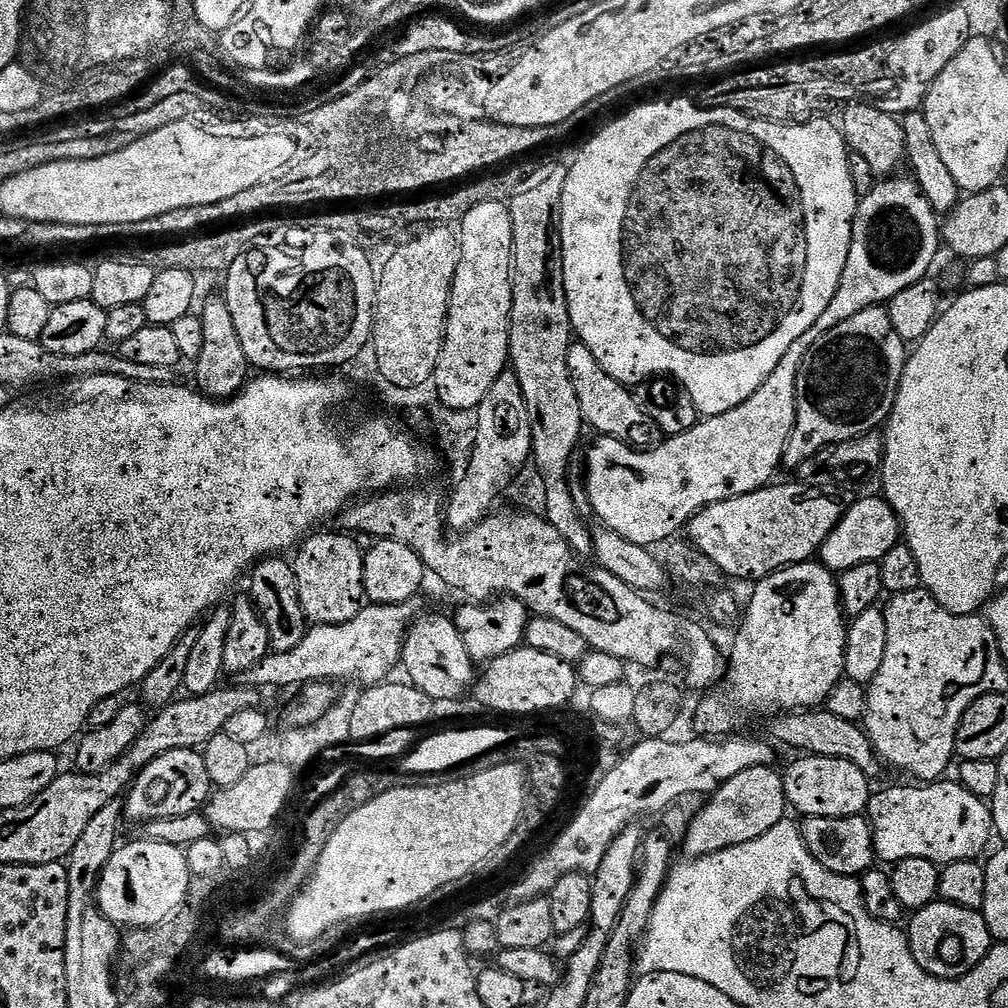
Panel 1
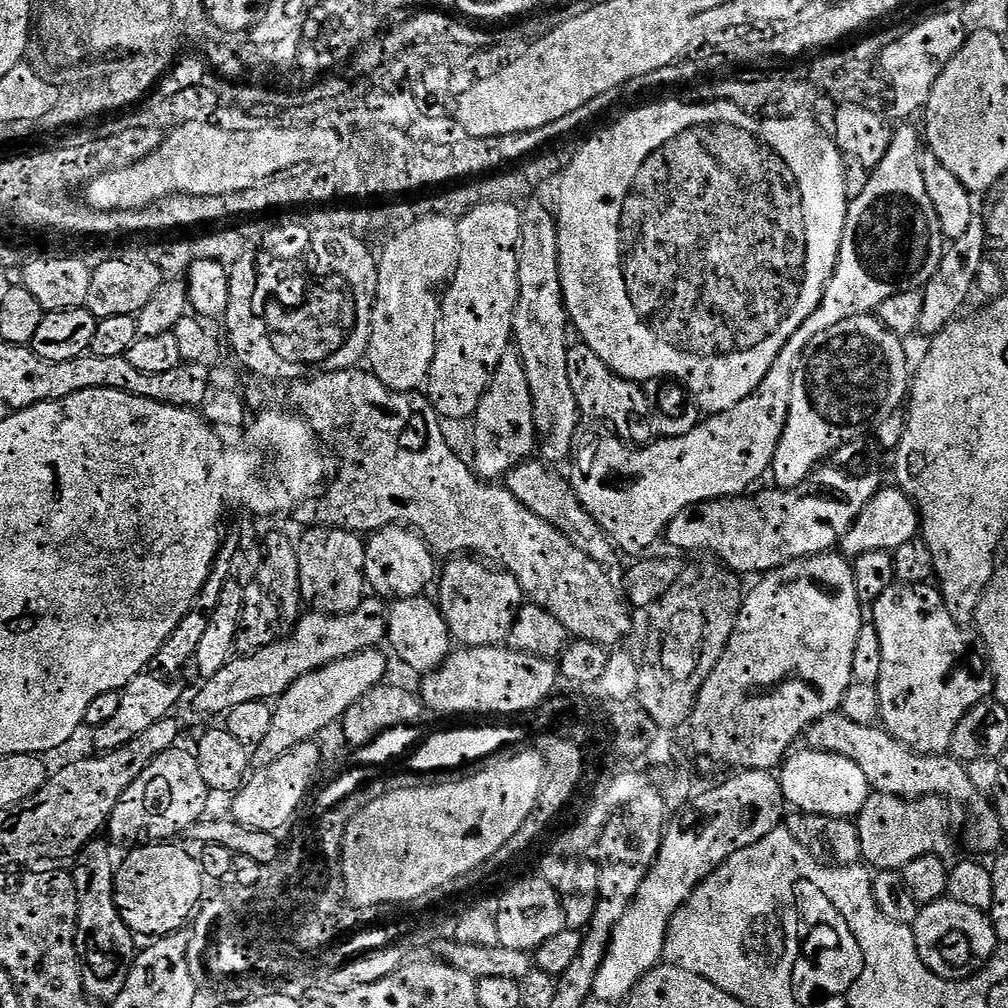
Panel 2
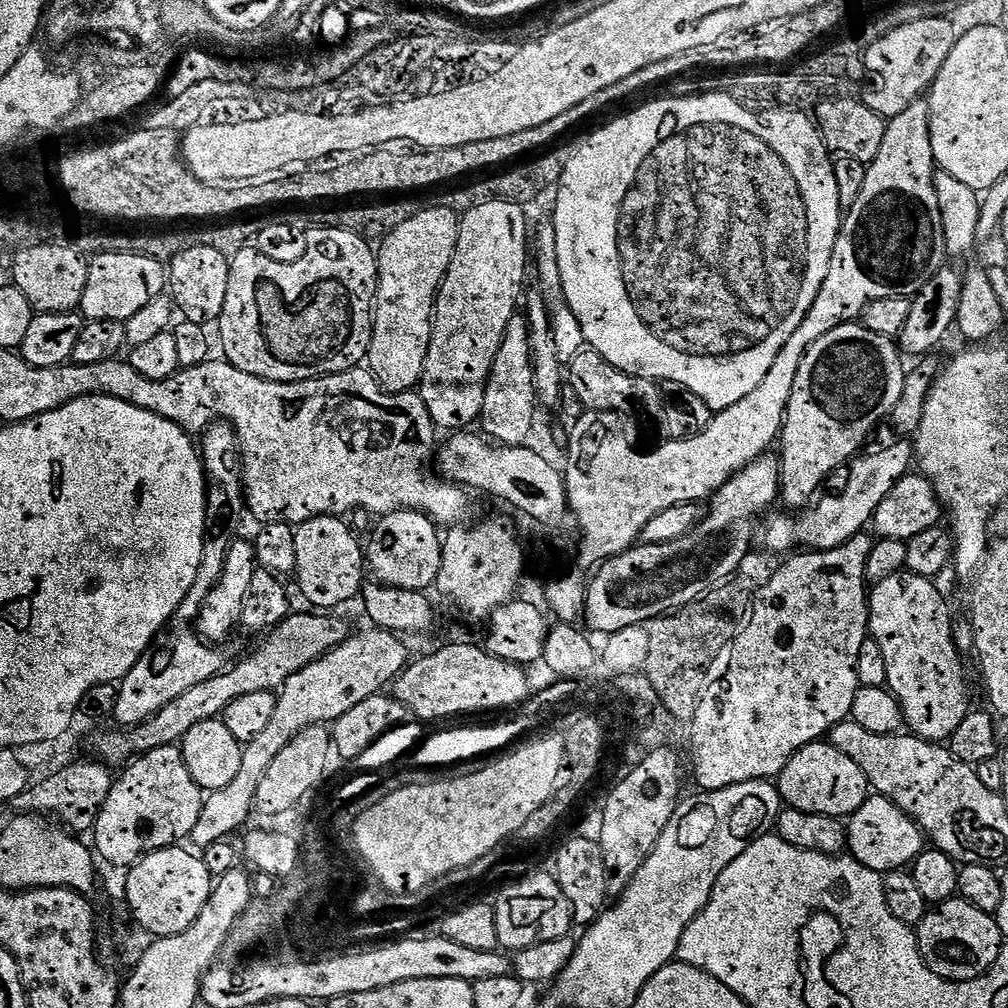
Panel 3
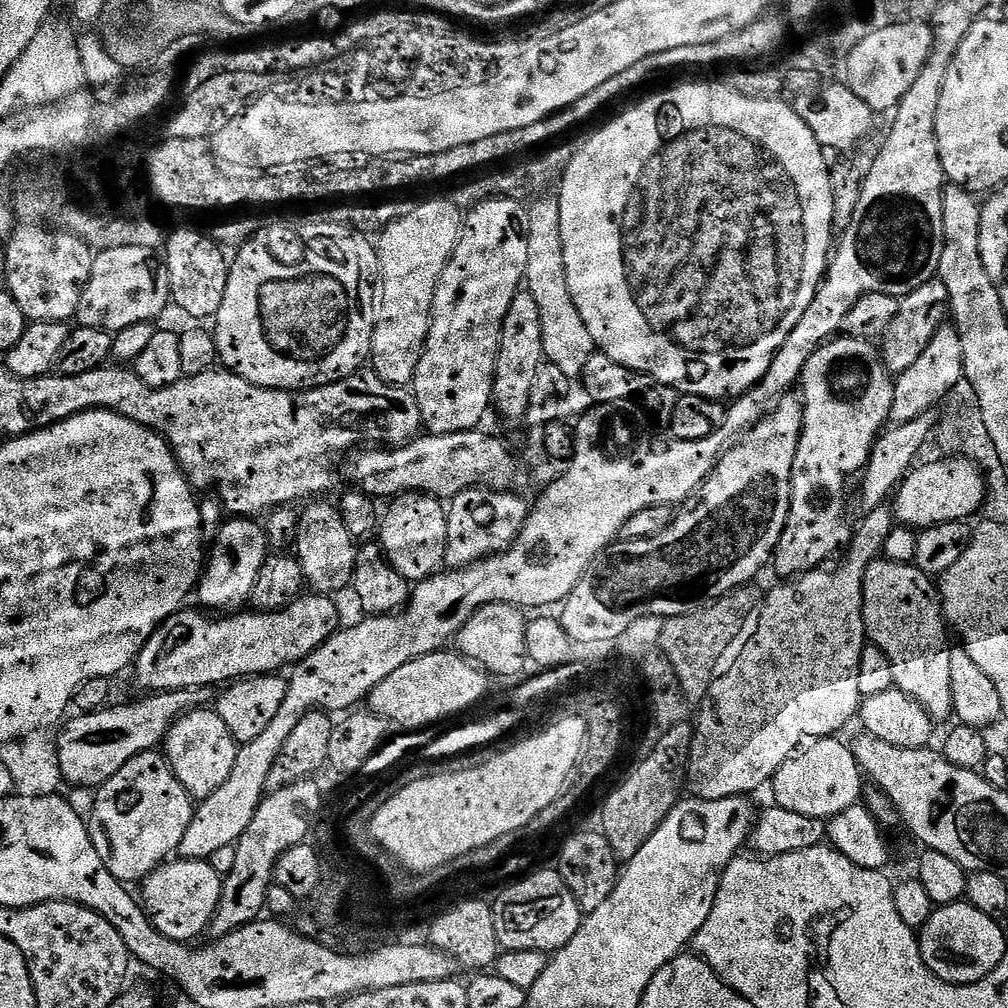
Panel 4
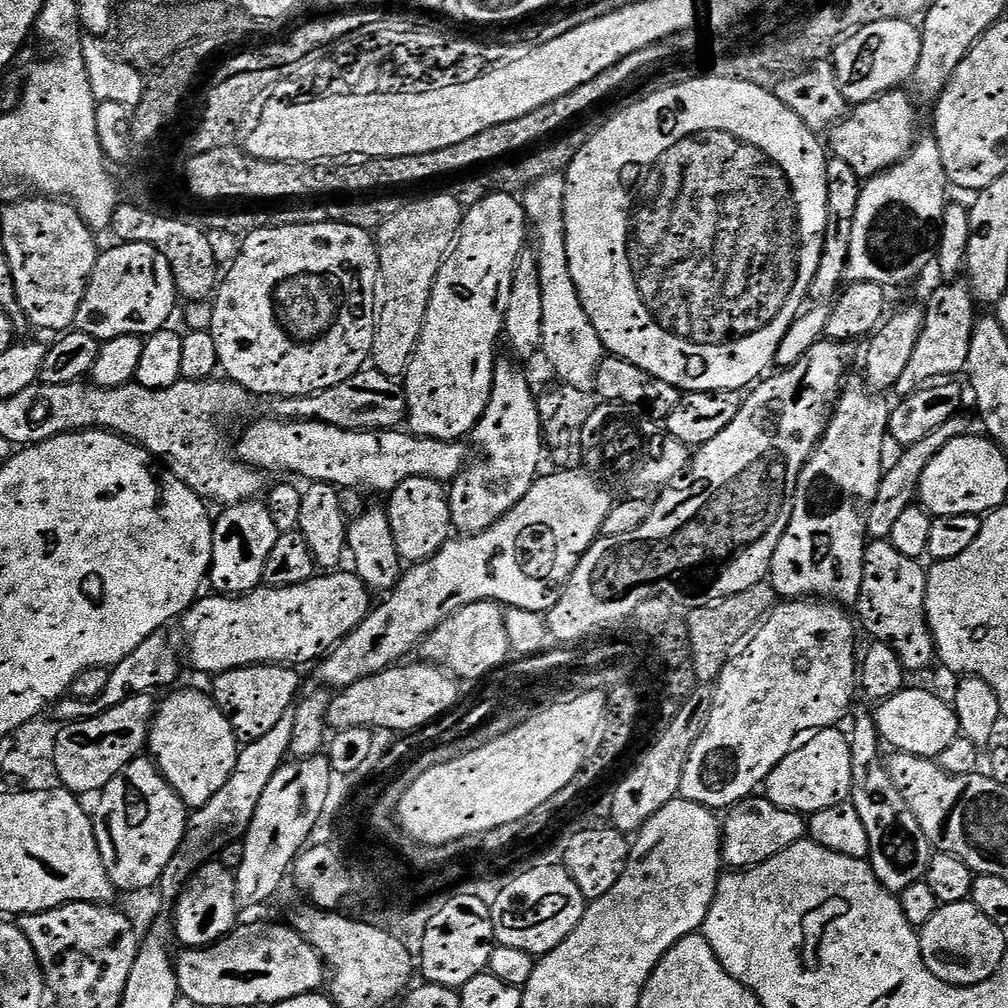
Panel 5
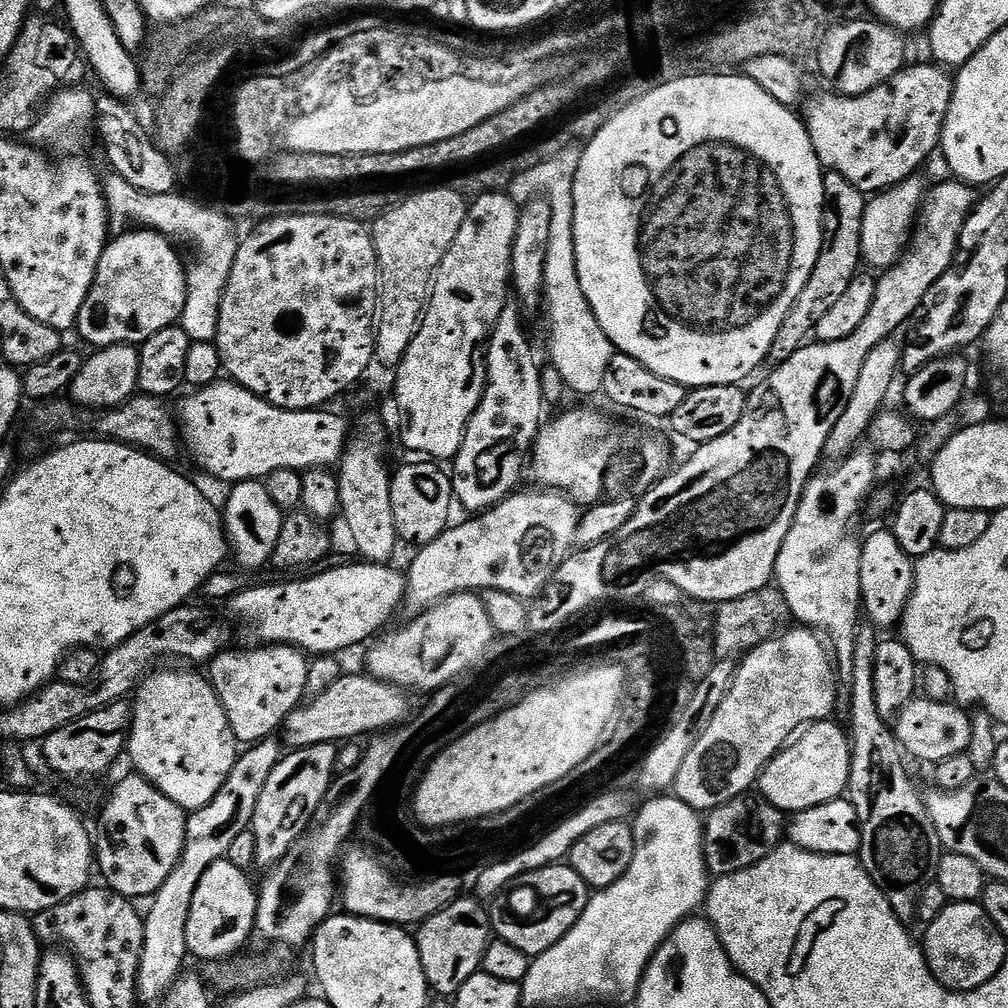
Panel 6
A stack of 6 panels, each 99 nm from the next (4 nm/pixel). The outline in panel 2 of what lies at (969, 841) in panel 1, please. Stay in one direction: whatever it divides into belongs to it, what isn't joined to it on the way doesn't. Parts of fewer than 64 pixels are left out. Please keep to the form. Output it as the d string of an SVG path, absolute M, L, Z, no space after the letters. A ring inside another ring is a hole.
M873 791L858 817L863 859L876 870L903 870L914 858L947 857L952 848L951 807L943 796L905 798Z

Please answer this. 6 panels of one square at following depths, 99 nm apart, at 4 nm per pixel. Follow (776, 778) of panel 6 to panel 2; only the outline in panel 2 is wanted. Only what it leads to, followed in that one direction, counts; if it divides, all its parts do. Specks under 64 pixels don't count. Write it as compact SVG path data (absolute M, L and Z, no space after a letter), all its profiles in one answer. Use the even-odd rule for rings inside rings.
M793 751L779 769L778 779L785 801L793 809L819 816L859 817L870 795L866 774L862 774L850 758L829 752L803 751Z

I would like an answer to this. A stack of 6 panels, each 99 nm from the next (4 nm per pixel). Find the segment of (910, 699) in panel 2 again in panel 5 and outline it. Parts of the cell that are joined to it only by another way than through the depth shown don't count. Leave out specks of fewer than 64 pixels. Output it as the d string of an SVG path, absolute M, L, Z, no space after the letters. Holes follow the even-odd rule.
M872 540L864 550L862 590L854 606L859 627L864 627L873 641L889 644L909 673L920 672L937 659L936 643L932 640L932 631L928 629L924 613L928 574L922 565L920 560L898 554L891 540Z

